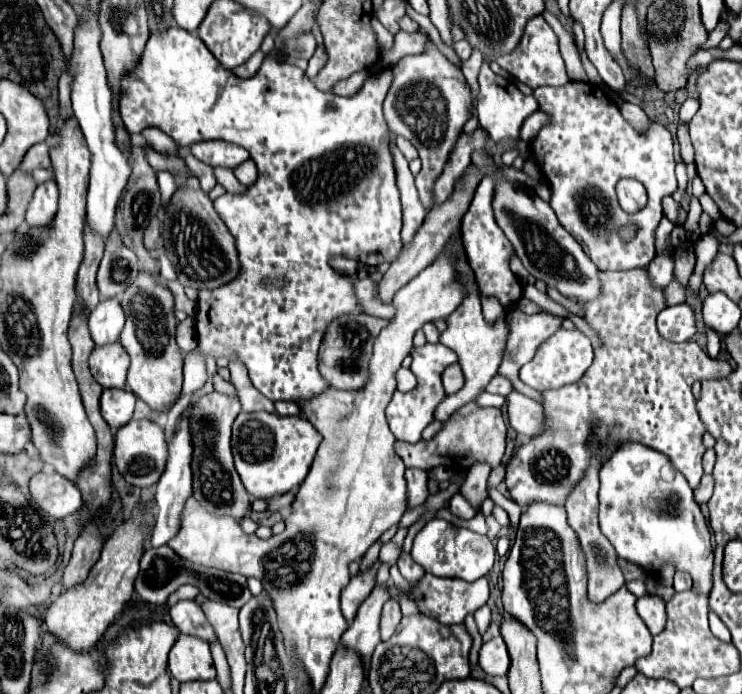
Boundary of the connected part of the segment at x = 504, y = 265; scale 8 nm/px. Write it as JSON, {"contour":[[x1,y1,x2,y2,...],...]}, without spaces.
{"contour":[[484,177,478,184,470,209,463,216,460,226,460,236,468,263,473,269,476,282,484,297,496,297,502,307,516,305,523,295,523,287,518,277,512,275,508,261,514,253,506,235,502,235,500,227,492,215,492,197,494,197,494,181]]}

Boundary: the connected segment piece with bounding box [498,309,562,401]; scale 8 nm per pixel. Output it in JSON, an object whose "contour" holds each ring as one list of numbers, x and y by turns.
{"contour":[[516,309,516,311,510,311,510,313,506,315,506,319,508,319,508,339,506,339,502,363,500,363,500,367,498,367,498,375,510,379,510,383,512,383,512,387,514,387,516,391,520,391,520,393,524,393,524,395,528,395,528,397,540,401,540,393,538,393,536,389,532,389,532,387,526,387,526,385,518,379,518,371,520,371,520,367,522,367,524,363,528,363,528,361,536,355,536,347,540,347,542,341,546,341,546,339,562,325,562,317,554,317,554,315,544,313,544,311,542,311,542,313,536,313,536,315,526,315,526,313,522,313,522,311]]}

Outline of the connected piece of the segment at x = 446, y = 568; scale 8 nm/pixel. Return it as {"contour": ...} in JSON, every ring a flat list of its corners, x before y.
{"contour":[[434,519,416,533,412,545,412,559,422,565,426,573,432,573,436,577,458,577,464,581,476,581,492,569,496,549,492,541,484,535,478,535,470,529,454,527,444,519]]}

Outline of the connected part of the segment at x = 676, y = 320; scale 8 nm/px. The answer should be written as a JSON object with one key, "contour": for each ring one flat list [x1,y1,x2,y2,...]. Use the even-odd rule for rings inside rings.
{"contour":[[688,303,662,309,658,315,658,331,668,341,688,341,696,333,696,315]]}

